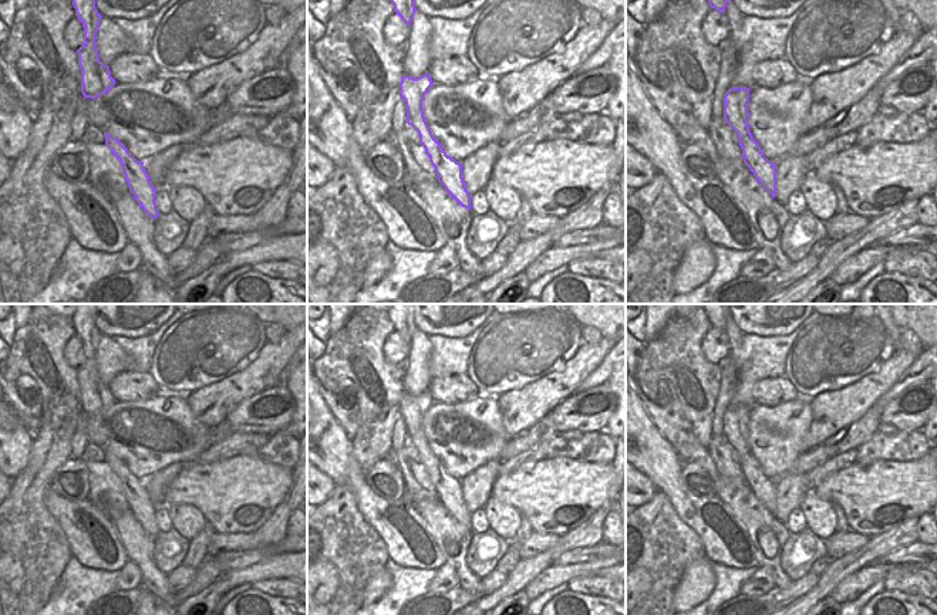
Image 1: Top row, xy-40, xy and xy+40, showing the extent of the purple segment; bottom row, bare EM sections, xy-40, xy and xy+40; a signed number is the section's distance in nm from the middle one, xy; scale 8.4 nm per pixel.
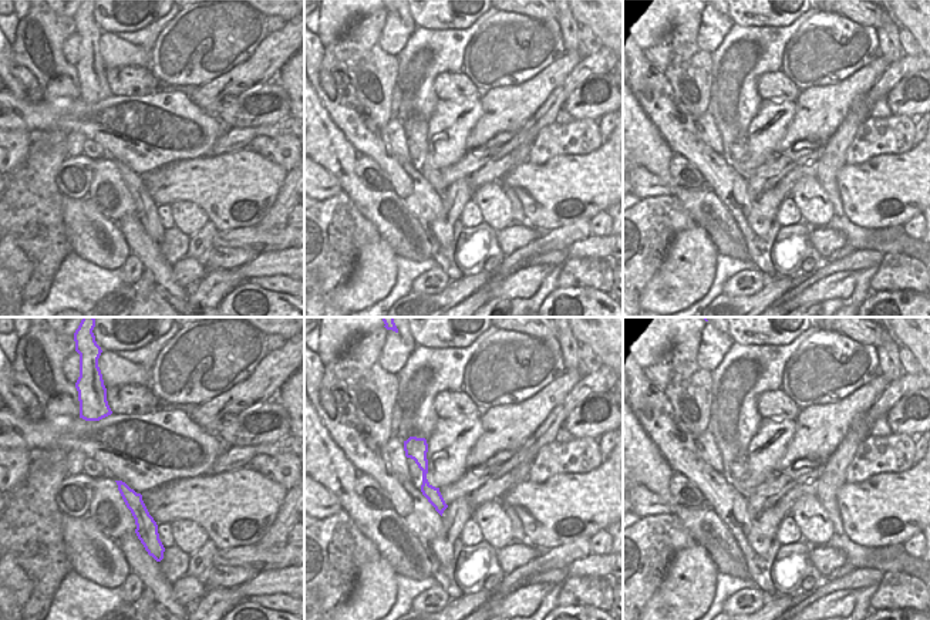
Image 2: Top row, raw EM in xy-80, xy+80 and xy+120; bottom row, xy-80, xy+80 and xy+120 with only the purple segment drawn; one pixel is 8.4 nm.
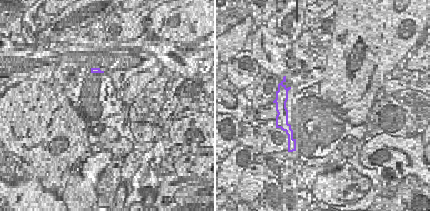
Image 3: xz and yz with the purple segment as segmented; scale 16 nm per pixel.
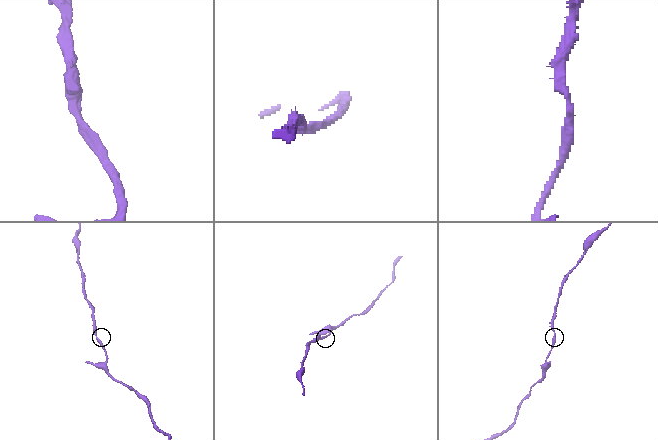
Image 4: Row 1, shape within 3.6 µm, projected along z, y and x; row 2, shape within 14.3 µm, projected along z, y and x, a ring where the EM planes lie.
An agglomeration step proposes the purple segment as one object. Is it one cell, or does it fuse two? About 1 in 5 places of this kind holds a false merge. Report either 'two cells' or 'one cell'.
one cell

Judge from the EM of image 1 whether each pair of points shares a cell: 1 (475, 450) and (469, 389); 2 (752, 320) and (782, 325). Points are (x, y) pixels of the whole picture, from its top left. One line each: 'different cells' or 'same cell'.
1: different cells
2: same cell

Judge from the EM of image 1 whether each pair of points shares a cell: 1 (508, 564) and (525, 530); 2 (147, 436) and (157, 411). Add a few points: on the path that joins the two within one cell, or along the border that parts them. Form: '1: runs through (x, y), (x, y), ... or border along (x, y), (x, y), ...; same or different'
1: runs through (512, 556), (513, 546), (519, 539); same
2: runs through (152, 431), (157, 426), (157, 416); same

